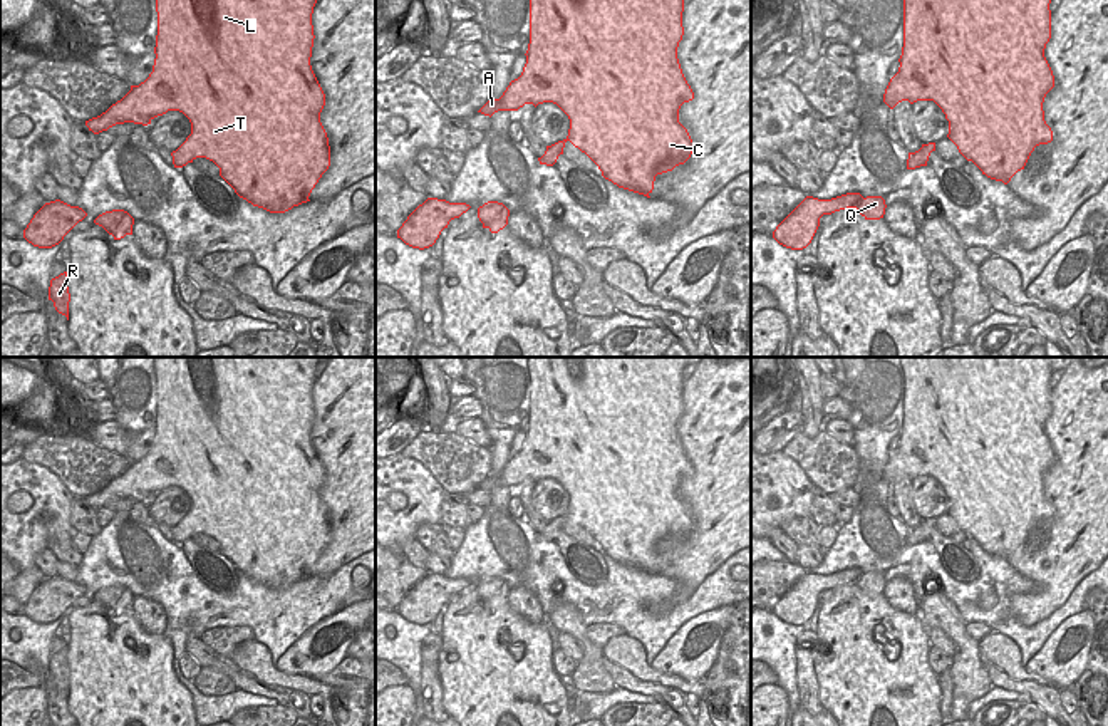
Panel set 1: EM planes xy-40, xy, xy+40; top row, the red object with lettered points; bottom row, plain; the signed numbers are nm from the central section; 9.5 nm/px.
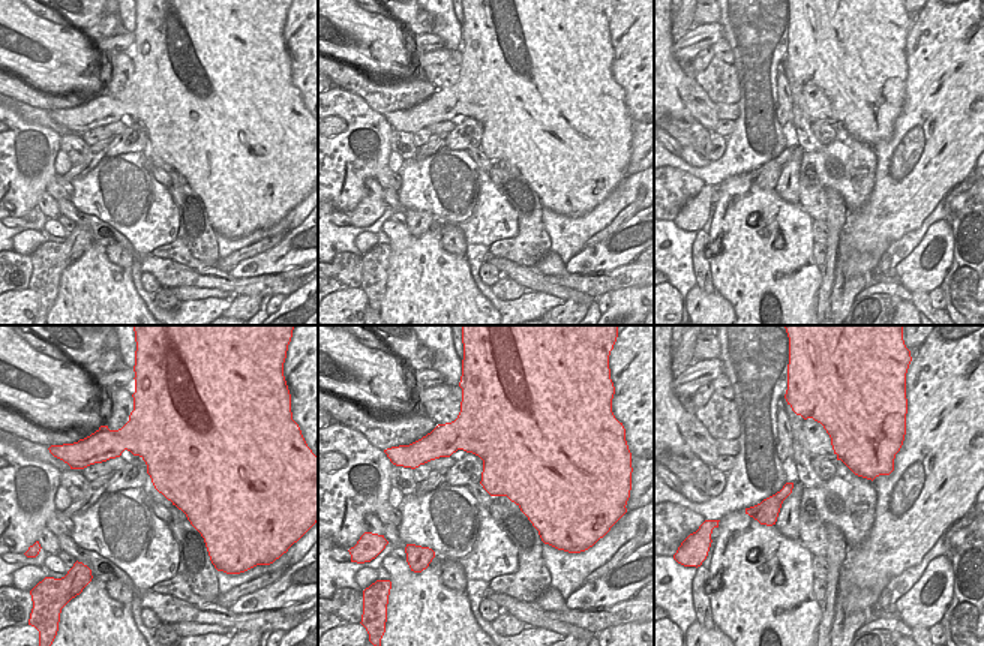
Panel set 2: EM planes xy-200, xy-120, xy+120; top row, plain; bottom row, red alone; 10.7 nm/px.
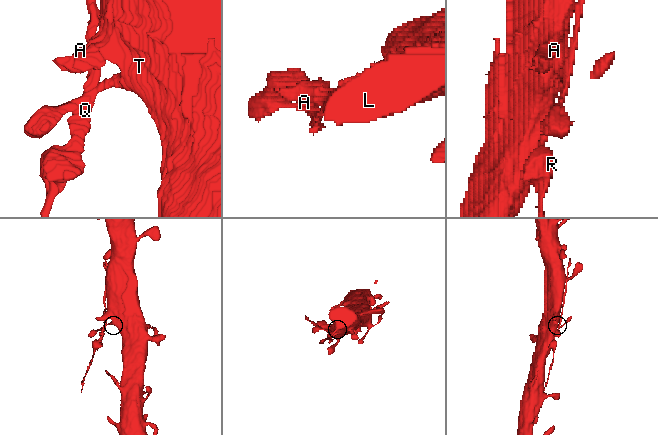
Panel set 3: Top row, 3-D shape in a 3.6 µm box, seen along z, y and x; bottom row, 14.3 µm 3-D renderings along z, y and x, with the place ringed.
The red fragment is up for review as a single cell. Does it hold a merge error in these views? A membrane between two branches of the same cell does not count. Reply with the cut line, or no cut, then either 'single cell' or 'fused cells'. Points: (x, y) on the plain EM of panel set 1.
xy+40 (921, 523), (926, 540) | fused cells

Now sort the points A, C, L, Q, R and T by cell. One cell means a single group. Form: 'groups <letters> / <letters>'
groups A C L T / Q R

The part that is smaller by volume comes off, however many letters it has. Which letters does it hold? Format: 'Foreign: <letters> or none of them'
Foreign: Q, R

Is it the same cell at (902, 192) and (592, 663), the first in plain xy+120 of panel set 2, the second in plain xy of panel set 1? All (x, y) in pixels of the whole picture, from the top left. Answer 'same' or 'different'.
different

